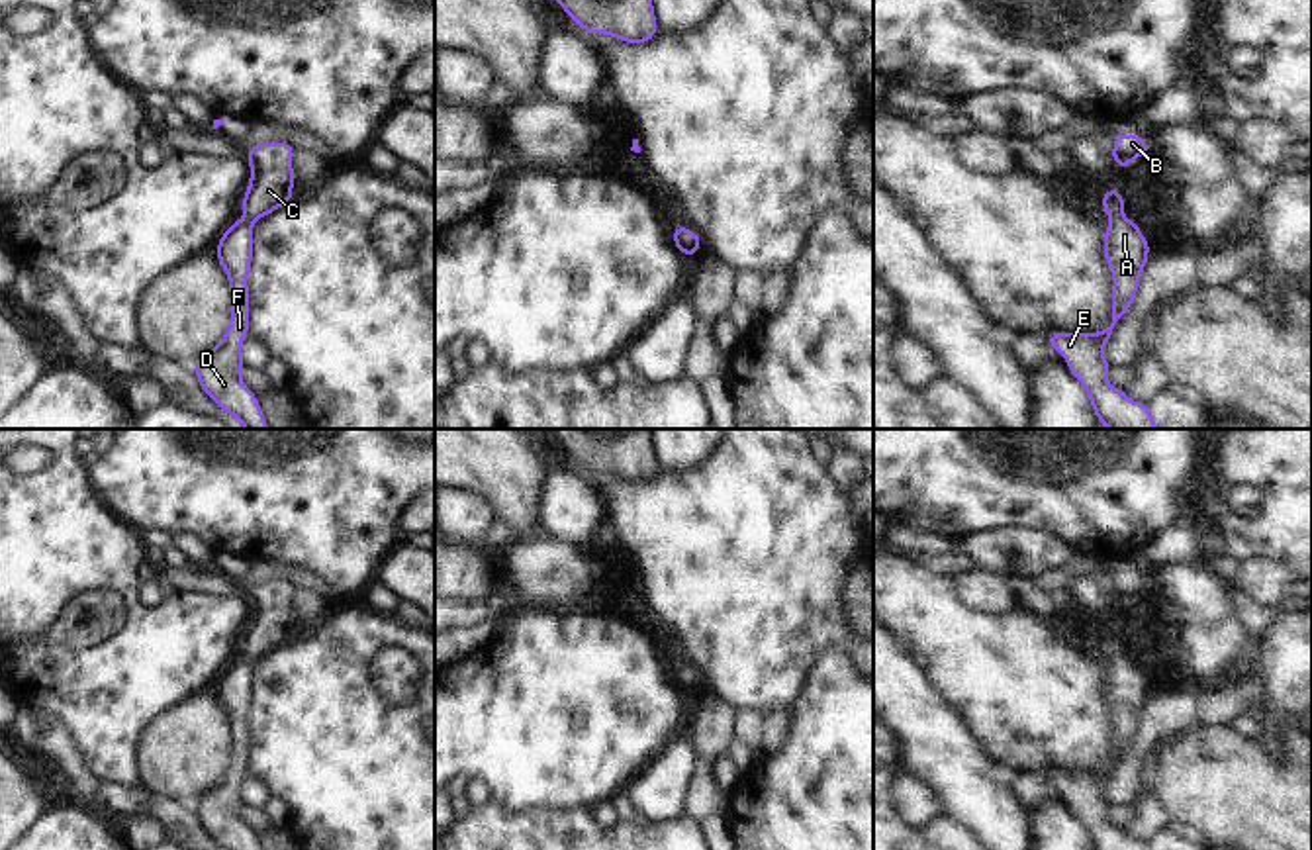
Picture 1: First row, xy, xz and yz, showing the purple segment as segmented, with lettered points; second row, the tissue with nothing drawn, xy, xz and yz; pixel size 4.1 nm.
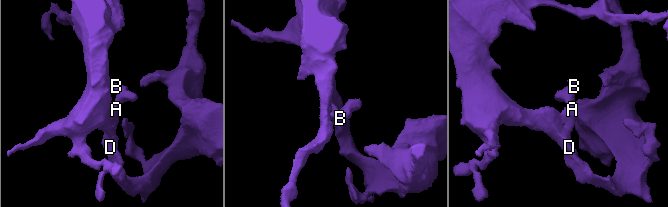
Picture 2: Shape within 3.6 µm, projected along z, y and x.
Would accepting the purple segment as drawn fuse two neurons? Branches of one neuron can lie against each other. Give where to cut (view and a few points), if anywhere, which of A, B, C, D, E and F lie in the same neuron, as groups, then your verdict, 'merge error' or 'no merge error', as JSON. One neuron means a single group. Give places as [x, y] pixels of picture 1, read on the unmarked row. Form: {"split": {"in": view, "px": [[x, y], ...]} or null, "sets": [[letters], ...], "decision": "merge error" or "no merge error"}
{"split": null, "sets": [["A", "B", "C", "D", "E", "F"]], "decision": "no merge error"}

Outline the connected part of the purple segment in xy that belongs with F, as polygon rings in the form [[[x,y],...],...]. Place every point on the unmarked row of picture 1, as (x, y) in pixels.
[[[260,582],[247,590],[253,615],[241,642],[245,656],[235,660],[217,682],[217,699],[229,713],[231,762],[221,781],[194,803],[202,828],[225,850],[260,850],[257,834],[241,821],[245,807],[241,781],[249,772],[247,713],[255,666],[251,660],[292,638],[292,593],[290,582]]]

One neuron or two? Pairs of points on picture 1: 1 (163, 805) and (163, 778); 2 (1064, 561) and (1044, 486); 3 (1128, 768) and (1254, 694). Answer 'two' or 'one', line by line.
1: two
2: two
3: one

